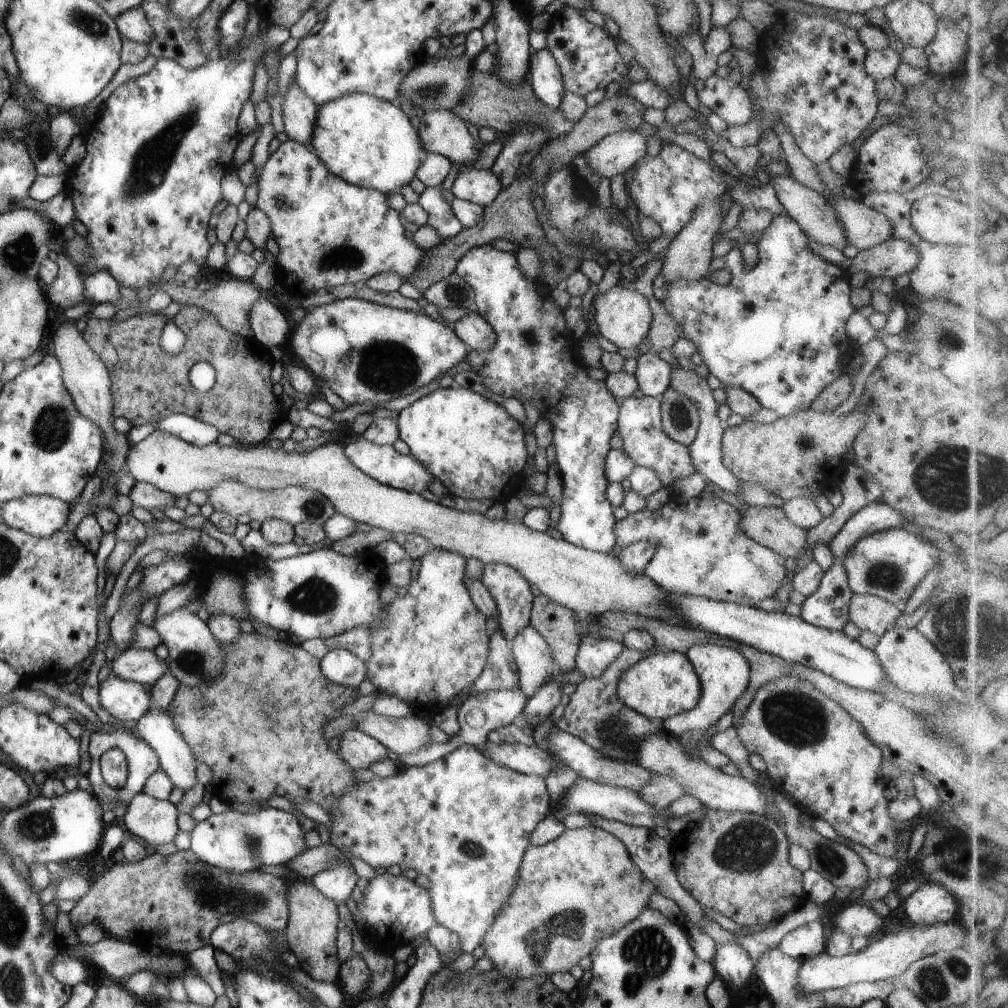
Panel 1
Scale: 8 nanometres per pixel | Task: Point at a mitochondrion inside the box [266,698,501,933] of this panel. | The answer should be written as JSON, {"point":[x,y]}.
{"point":[473,850]}

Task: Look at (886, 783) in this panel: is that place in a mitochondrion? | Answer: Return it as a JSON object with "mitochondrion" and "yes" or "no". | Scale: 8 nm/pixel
{"mitochondrion":"no"}

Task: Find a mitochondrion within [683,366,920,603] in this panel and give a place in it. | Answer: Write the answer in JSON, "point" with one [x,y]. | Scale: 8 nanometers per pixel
{"point":[888,576]}

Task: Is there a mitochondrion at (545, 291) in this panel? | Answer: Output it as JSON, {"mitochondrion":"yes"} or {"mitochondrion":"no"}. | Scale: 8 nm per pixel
{"mitochondrion":"no"}

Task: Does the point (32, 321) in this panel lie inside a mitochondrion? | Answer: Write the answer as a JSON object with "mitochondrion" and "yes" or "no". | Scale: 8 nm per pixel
{"mitochondrion":"no"}

